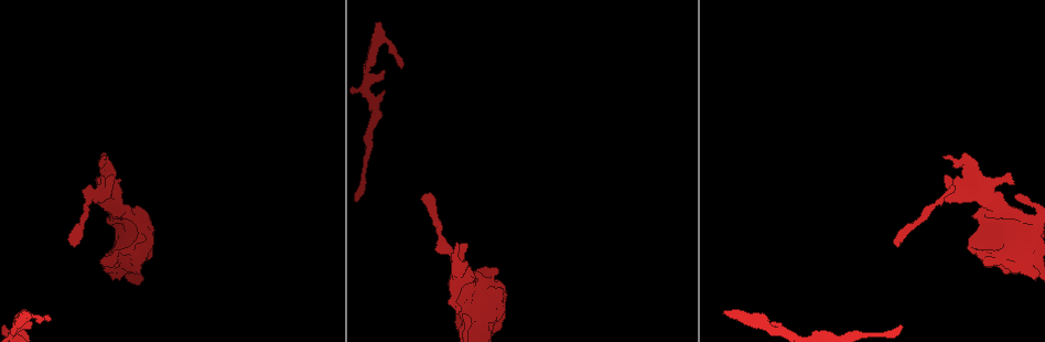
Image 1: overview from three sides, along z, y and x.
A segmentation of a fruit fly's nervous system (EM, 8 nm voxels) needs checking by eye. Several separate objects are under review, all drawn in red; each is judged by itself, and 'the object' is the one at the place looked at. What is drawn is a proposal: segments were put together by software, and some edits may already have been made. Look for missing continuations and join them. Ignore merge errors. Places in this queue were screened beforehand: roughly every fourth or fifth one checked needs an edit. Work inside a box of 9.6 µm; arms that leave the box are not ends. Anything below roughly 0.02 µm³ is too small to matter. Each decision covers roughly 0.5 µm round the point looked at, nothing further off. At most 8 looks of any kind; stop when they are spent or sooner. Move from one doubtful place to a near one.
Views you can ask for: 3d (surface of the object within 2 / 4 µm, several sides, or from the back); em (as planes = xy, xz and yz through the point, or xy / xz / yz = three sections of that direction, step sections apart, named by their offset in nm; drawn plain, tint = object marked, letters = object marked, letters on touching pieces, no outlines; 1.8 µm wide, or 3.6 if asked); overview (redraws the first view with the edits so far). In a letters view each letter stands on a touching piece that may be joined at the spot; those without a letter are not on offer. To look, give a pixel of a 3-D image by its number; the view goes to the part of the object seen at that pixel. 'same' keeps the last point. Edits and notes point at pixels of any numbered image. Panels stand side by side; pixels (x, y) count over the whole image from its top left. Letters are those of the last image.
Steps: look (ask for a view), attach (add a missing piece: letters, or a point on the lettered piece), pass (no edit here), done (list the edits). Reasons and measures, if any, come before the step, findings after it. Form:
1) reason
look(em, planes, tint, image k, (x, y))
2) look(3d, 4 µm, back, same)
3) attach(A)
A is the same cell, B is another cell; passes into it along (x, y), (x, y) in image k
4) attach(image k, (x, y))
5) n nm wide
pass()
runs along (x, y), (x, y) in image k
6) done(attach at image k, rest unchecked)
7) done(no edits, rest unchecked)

look(3d, 2 µm, image 1, (369, 80))

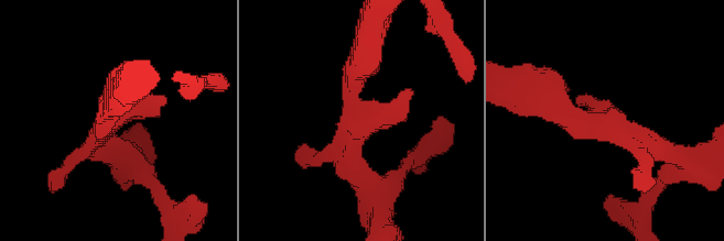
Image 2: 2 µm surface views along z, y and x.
look(em, planes, letters, image 2, (109, 124))

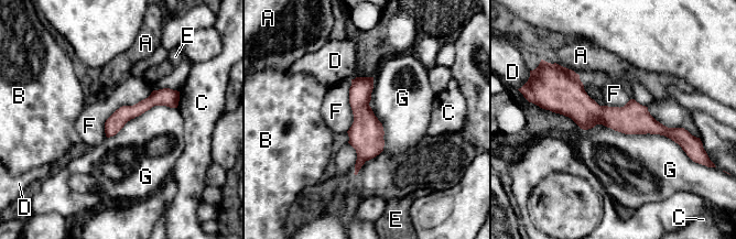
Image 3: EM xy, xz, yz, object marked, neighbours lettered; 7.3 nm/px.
120 nm wide
pass()
A, B, C, D, E, F and G are other cells; runs along (549, 107), (580, 107), (679, 131) in image 3; no lettered piece goes on from it

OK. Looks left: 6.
free end
look(em, planes, letters, image 1, (968, 241))

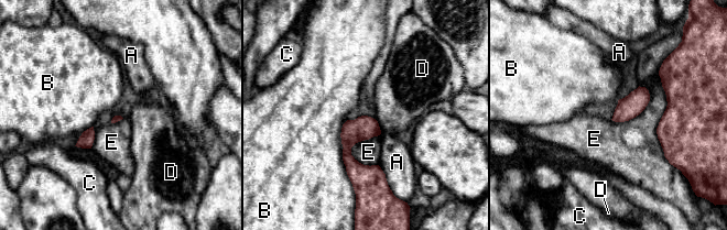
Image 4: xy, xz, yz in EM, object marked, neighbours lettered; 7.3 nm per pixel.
pass()
A, B, C, D and E are other cells; border along (663, 59), (657, 138), (671, 165) in image 4; none of them fits

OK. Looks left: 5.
thick end
look(em, xy, step 4, letters, image 1, (464, 245))

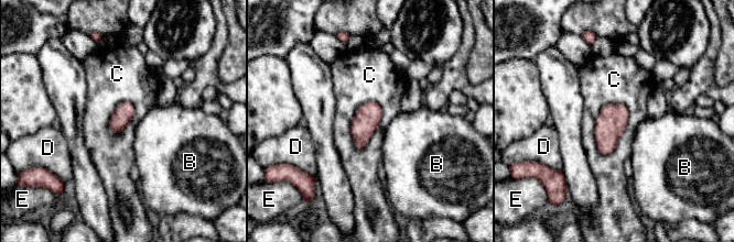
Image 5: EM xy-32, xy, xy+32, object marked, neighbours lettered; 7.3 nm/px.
pass()
B, C, D and E are other cells; border along (621, 102), (628, 121), (604, 155) in image 5; no lettered piece goes on from it

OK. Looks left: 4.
done(no edits, rest unchecked)

